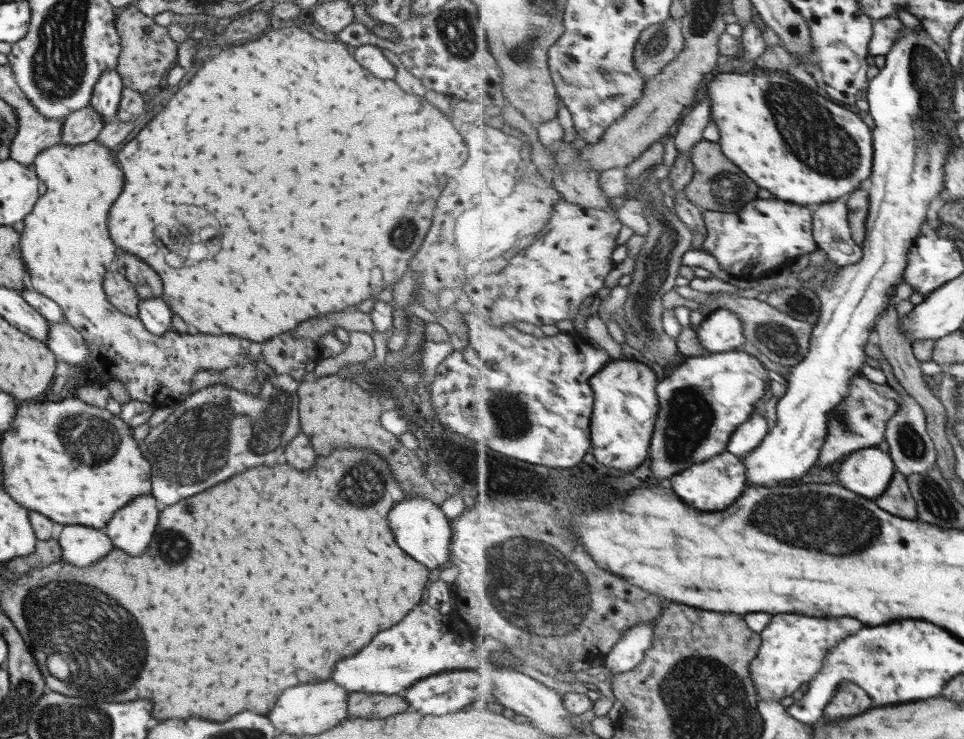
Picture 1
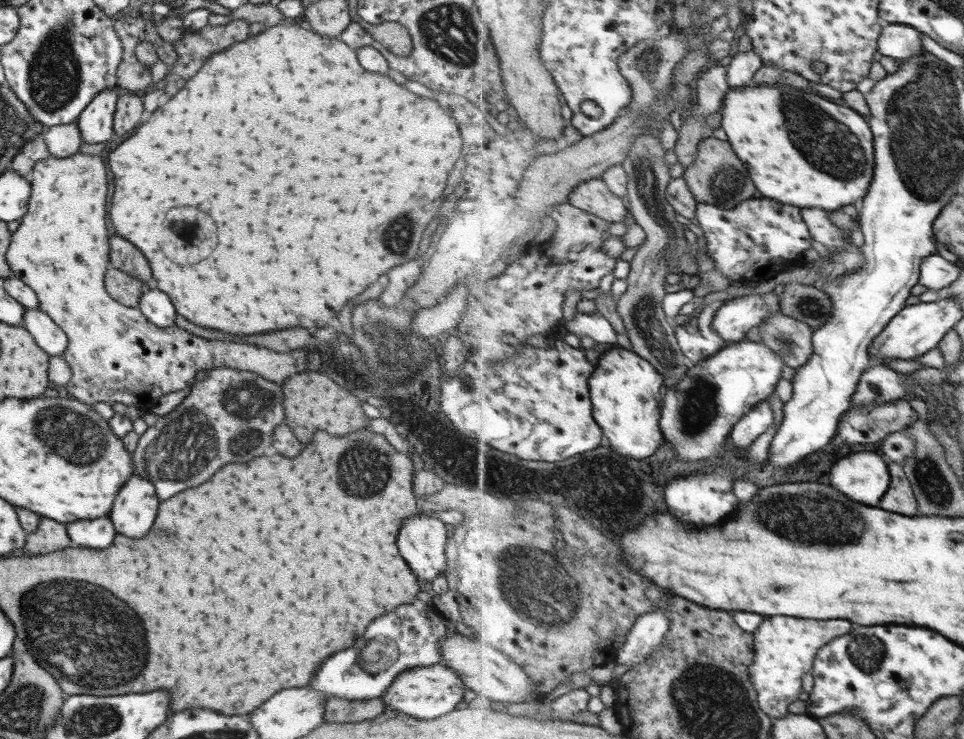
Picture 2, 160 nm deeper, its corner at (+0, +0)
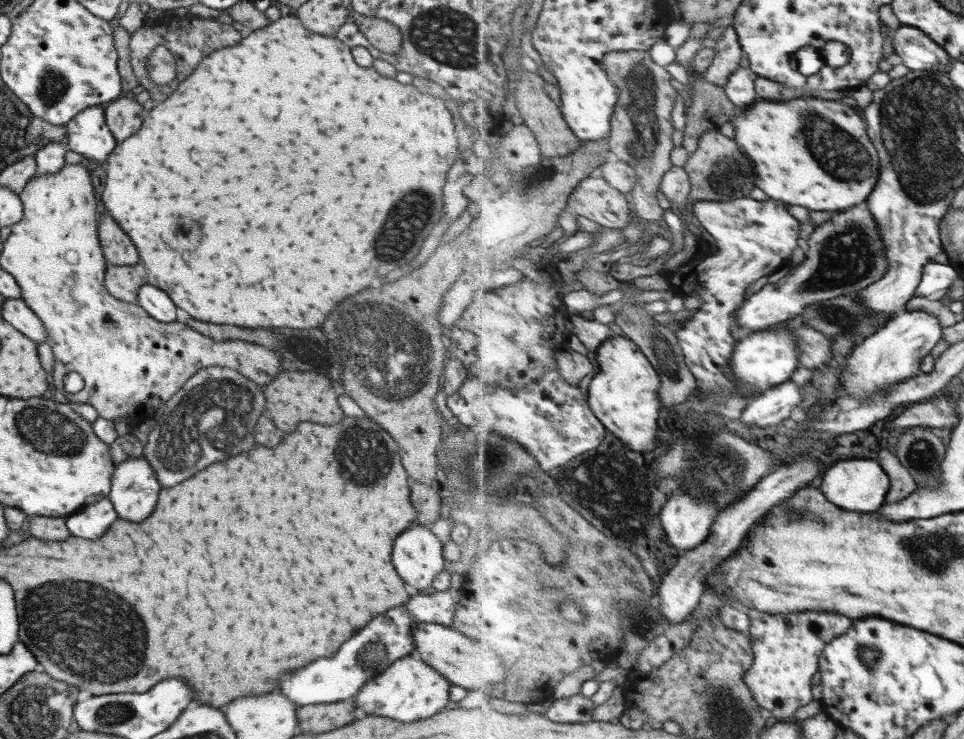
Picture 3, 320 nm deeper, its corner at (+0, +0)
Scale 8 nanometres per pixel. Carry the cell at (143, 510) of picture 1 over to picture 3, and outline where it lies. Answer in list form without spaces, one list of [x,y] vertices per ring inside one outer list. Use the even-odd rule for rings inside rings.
[[[130,457],[114,467],[108,497],[120,518],[140,522],[152,514],[161,487],[146,457]]]

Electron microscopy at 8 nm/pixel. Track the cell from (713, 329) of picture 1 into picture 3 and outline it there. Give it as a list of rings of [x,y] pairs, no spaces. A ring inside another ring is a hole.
[[[869,201],[860,208],[840,210],[830,222],[815,229],[808,240],[806,260],[777,283],[768,283],[754,293],[737,312],[743,328],[750,332],[765,331],[770,325],[798,318],[810,305],[839,296],[856,295],[882,280],[891,267],[887,244]]]

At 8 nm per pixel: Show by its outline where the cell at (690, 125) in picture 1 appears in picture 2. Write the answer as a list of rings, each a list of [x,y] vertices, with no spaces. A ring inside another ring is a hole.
[[[716,64],[698,81],[698,116],[712,116],[718,114],[724,108],[726,95],[730,93],[729,84],[730,65],[721,66]]]

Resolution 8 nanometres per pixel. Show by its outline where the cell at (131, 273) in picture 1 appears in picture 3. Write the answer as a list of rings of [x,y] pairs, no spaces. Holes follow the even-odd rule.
[[[104,212],[98,216],[98,238],[108,264],[112,262],[112,265],[128,266],[140,263],[140,257],[130,238]]]

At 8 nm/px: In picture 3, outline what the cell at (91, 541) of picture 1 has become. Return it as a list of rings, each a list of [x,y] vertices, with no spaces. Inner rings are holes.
[[[104,497],[78,511],[78,514],[66,516],[66,526],[74,536],[96,540],[108,530],[108,526],[116,518],[118,514],[114,510],[112,501],[109,497]]]

